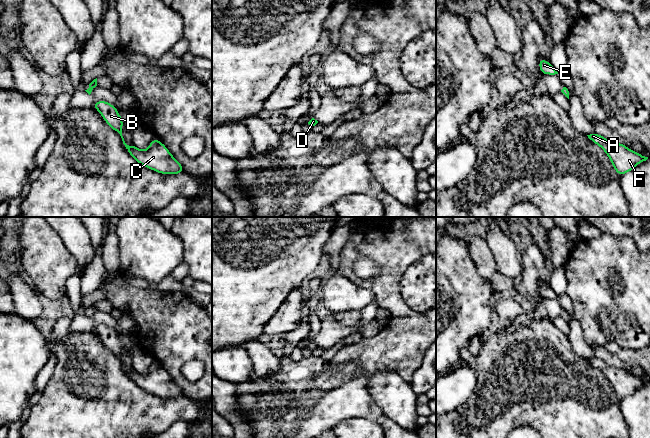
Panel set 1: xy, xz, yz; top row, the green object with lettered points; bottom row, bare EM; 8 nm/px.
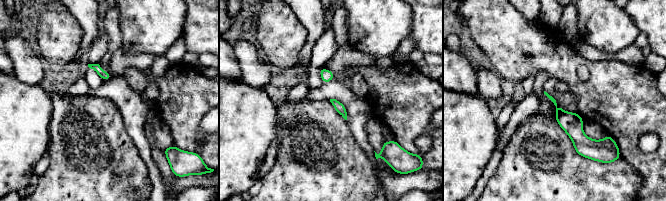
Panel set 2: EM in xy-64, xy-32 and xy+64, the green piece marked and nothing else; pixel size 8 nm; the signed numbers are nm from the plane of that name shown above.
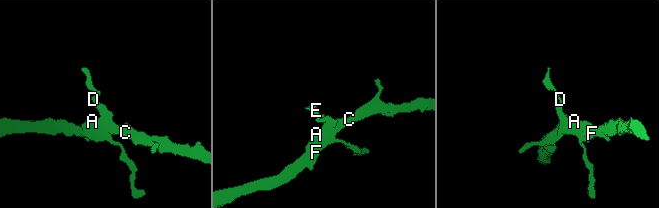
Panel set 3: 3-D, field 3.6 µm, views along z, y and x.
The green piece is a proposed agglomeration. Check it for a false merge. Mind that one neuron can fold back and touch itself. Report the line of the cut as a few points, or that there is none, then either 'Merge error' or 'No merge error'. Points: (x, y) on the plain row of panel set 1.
No split. No merge error

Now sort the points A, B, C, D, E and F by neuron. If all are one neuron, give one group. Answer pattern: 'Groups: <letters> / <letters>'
Groups: A B C D E F

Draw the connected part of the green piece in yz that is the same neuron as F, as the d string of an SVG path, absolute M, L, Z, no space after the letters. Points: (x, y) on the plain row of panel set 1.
M592 357L587 360L605 375L619 400L632 395L636 389L648 383L648 381L630 374L622 367L610 366L599 358Z

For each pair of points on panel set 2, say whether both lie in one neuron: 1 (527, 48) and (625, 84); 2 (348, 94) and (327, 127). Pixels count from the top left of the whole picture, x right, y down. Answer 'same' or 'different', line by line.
1: same
2: different

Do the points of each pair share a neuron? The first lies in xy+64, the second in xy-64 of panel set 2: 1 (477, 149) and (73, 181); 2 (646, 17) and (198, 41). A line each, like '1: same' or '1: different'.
1: different
2: same

